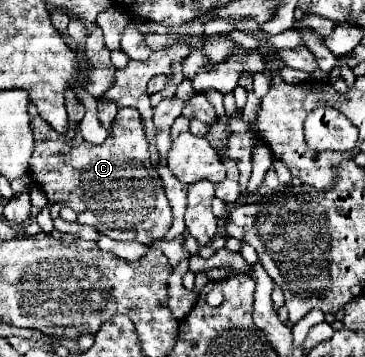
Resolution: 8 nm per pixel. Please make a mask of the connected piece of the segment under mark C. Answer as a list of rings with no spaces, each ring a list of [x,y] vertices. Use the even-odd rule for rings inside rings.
[[[132,107],[120,109],[114,131],[102,145],[82,143],[78,147],[66,147],[64,139],[70,140],[75,135],[71,123],[65,135],[58,135],[39,115],[31,121],[31,129],[34,131],[34,155],[30,159],[30,175],[38,185],[42,185],[50,201],[64,201],[68,207],[72,207],[78,213],[78,223],[98,227],[100,233],[116,241],[148,243],[150,239],[162,239],[168,233],[172,225],[172,209],[168,205],[168,197],[158,171],[150,163],[148,137],[138,111],[134,111]],[[60,151],[66,153],[64,159],[60,157]]]

